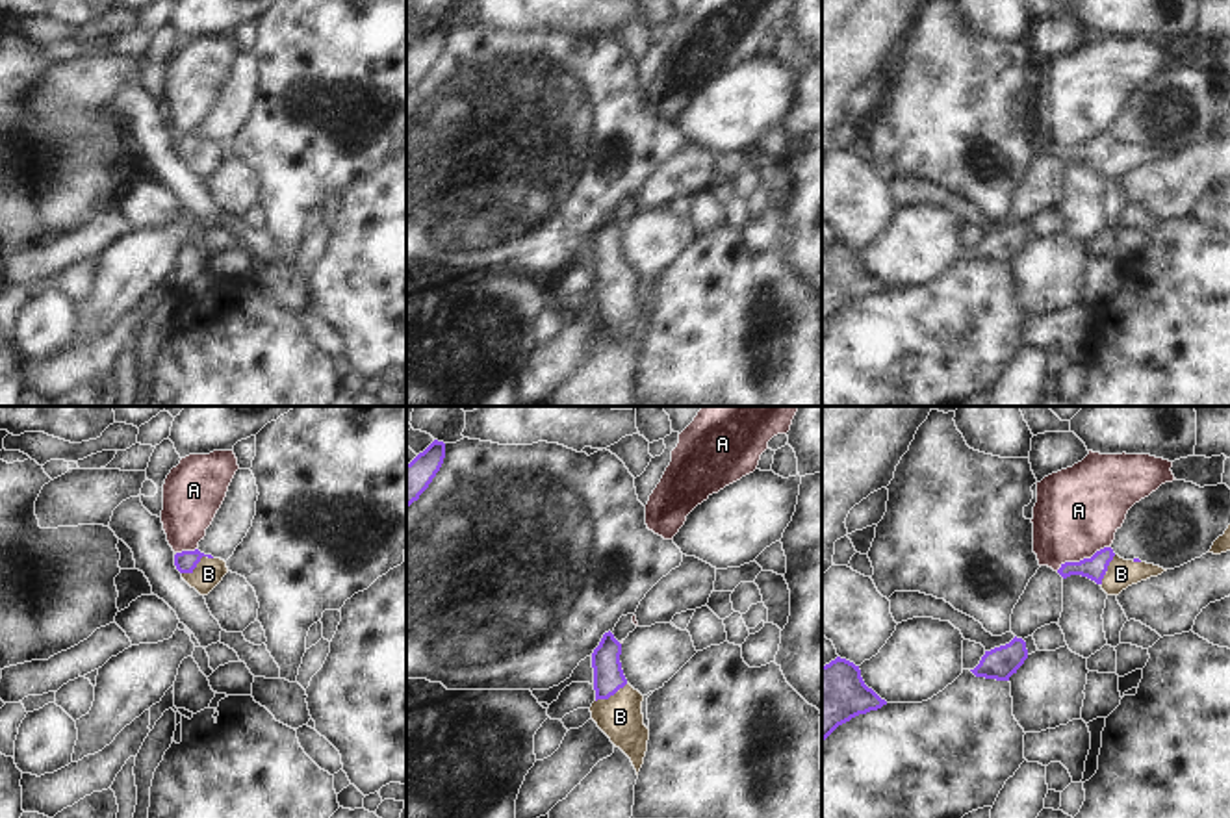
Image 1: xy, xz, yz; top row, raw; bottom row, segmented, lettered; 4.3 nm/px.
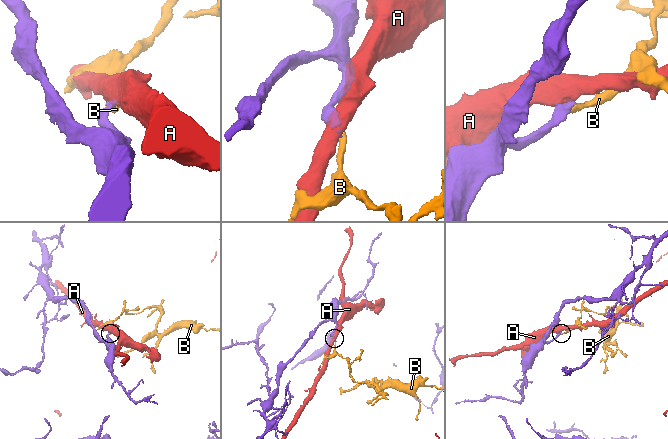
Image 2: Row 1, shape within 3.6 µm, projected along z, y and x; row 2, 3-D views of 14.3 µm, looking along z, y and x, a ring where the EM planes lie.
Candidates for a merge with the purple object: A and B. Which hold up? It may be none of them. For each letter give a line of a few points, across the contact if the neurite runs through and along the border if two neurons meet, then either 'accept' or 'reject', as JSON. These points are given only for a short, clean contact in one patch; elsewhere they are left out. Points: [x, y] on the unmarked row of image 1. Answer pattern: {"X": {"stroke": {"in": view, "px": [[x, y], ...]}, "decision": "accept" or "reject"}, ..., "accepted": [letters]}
{"A": {"stroke": {"in": "yz", "px": [[1110, 130], [1089, 141], [1065, 145], [1056, 154]]}, "decision": "reject"}, "B": {"stroke": {"in": "xy", "px": [[186, 145], [197, 147], [208, 158]]}, "decision": "accept"}, "accepted": ["B"]}

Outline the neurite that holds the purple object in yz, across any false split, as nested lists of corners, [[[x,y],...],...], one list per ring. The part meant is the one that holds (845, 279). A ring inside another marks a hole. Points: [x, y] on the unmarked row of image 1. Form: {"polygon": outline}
{"polygon": [[[837,241],[822,250],[822,328],[842,308],[887,289],[861,262],[859,250]]]}

